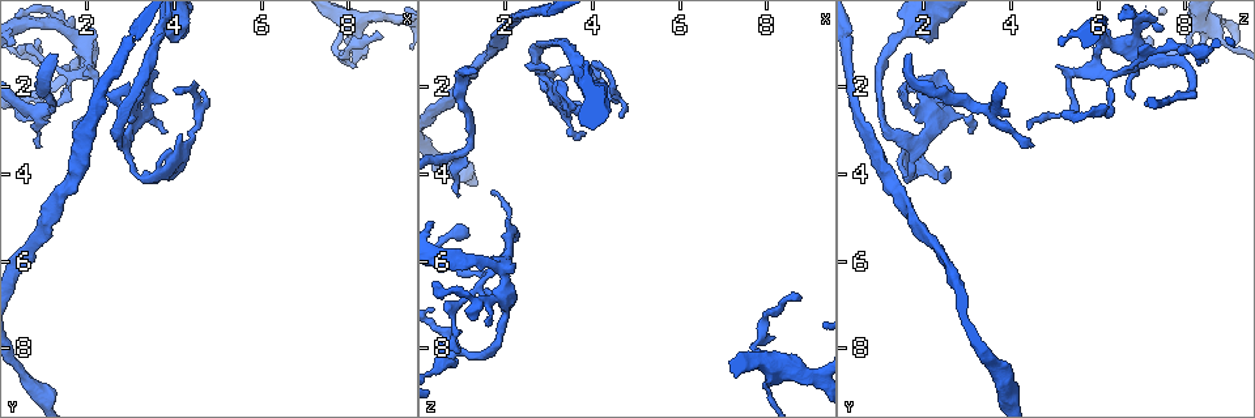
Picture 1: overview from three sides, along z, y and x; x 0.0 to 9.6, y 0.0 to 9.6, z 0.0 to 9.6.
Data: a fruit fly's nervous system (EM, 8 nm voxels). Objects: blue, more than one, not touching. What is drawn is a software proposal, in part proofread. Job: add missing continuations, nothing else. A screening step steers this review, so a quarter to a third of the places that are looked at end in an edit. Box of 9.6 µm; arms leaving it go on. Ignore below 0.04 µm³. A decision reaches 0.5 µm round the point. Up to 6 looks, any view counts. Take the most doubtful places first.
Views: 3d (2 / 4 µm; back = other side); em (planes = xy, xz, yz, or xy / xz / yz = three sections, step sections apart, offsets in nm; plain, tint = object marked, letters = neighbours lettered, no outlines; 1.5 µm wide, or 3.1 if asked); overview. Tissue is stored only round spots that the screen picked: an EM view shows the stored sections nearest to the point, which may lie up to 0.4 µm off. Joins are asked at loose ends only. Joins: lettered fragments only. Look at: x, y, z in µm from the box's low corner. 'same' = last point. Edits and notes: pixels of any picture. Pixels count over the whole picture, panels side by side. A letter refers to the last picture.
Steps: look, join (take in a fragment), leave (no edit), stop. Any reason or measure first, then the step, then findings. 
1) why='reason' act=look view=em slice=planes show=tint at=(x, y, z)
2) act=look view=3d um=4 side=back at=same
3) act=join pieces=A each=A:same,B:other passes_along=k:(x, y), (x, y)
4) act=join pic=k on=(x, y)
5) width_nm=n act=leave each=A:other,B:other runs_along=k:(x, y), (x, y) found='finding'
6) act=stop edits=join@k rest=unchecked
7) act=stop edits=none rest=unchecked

why='an open end' act=look view=em slice=planes show=letters at=(1.30, 1.20, 1.60)

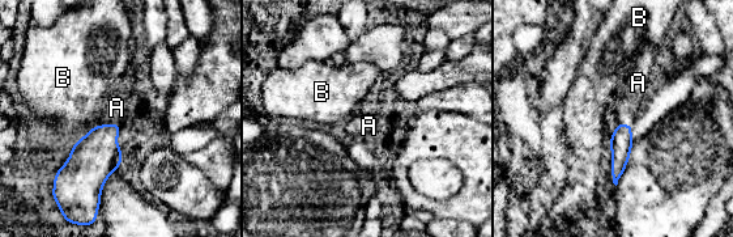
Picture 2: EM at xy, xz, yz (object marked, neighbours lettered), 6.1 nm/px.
act=join pieces=A each=A:same,B:other passes_along=2:(94, 157), (107, 123), (116, 108) found='it goes on there'

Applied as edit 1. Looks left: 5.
act=look view=em slice=planes show=letters at=(8.75, 0.95, 6.85)

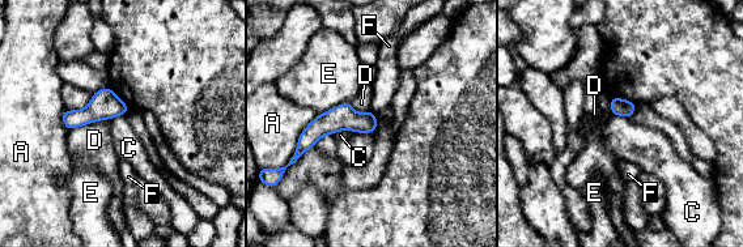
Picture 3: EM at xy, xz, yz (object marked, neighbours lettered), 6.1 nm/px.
act=leave each=A:other,C:other,D:other,E:other,F:other found='none of them fits'

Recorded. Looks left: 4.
why='tapers out' act=look view=3d um=4 at=(3.75, 3.10, 3.05)

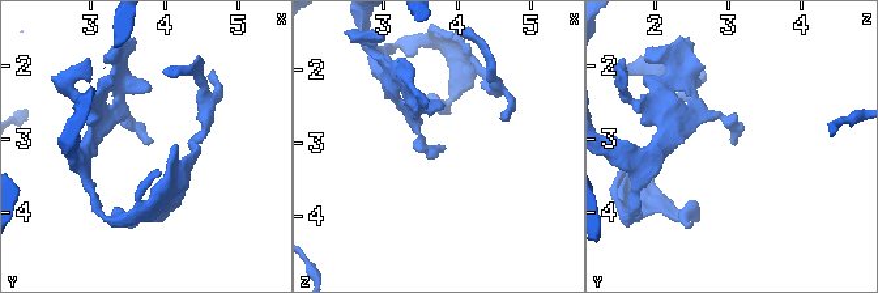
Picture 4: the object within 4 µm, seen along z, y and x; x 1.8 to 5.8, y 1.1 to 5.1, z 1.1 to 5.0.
act=look view=em slice=xy step=8 show=letters at=(3.80, 3.05, 3.10)

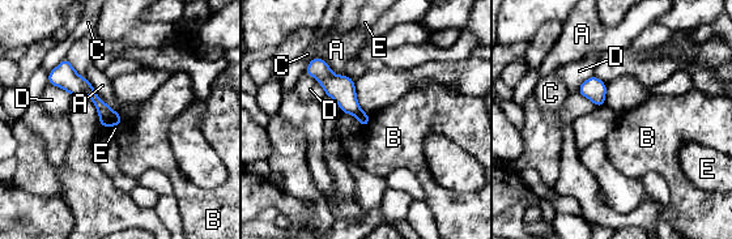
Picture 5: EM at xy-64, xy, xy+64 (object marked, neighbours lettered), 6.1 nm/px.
act=leave each=A:other,B:other,C:other,D:other,E:other border=5:(371, 116), (364, 128) found='none of them fits'

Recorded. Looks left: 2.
act=stop edits=join@2 rest=unchecked

